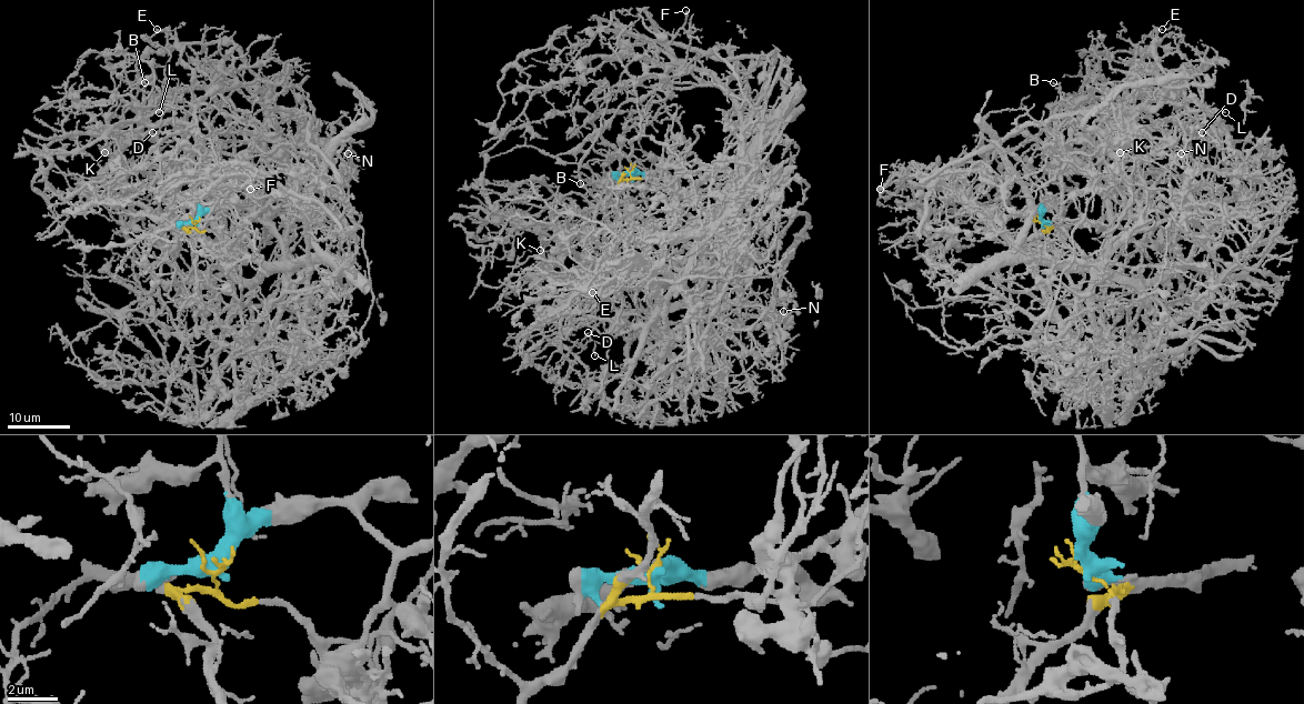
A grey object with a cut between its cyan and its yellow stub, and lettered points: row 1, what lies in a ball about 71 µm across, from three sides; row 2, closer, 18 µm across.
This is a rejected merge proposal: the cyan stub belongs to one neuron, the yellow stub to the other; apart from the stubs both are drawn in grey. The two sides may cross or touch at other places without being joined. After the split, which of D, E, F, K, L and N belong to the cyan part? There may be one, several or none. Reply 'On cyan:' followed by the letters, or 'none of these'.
On cyan: F

